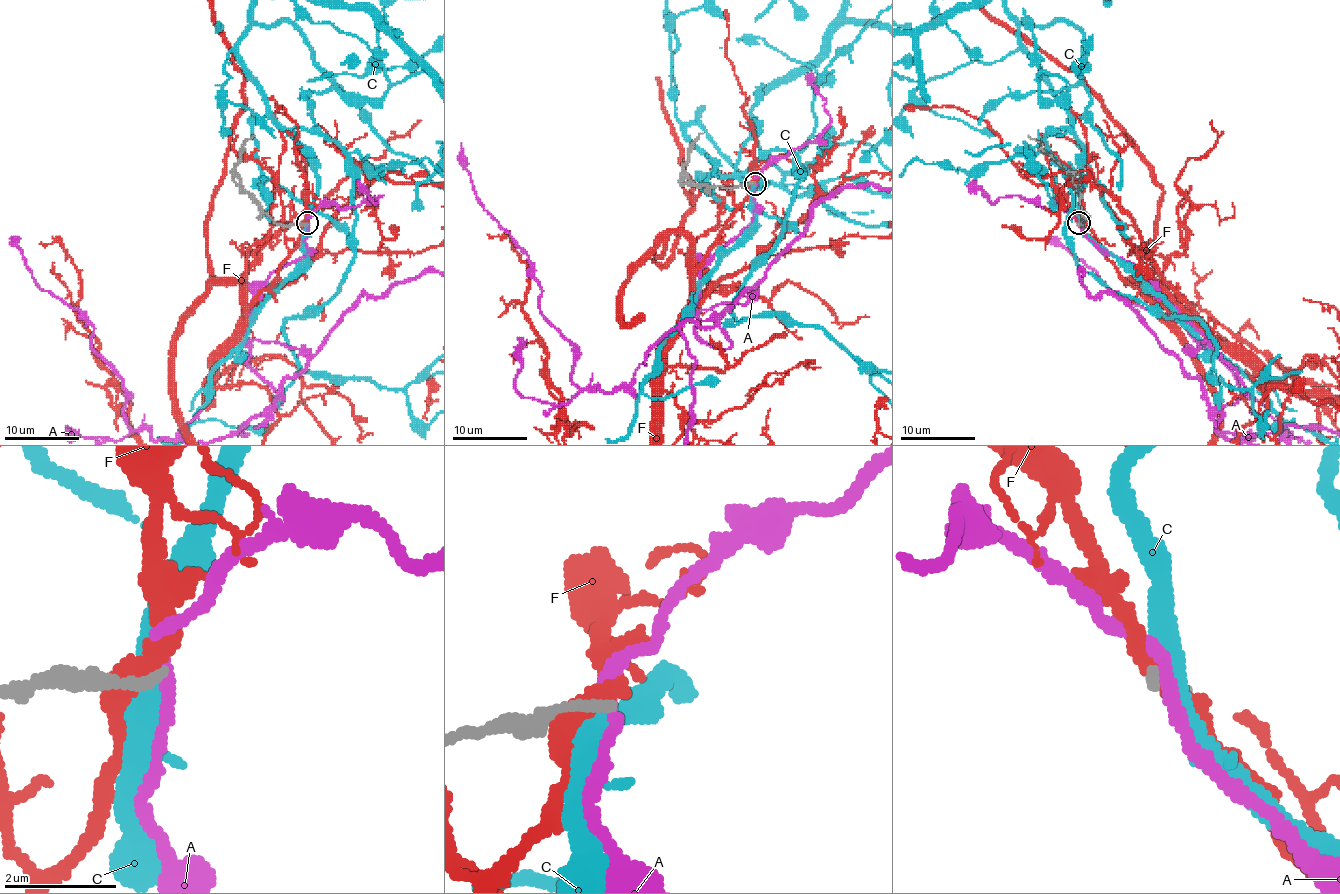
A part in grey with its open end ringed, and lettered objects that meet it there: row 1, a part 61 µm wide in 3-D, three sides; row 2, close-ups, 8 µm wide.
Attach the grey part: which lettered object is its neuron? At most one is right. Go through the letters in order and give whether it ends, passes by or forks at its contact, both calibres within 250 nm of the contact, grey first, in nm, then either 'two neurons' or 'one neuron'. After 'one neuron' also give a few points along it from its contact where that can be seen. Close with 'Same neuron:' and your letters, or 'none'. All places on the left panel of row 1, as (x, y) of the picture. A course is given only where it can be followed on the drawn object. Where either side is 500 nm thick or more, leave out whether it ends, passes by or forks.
A: it passes by; calibres 200 and 240 nm; two neurons
C: it passes by; calibres 220 and 420 nm; two neurons
F: it passes by; calibres 300 and 400 nm; two neurons
Same neuron: none

